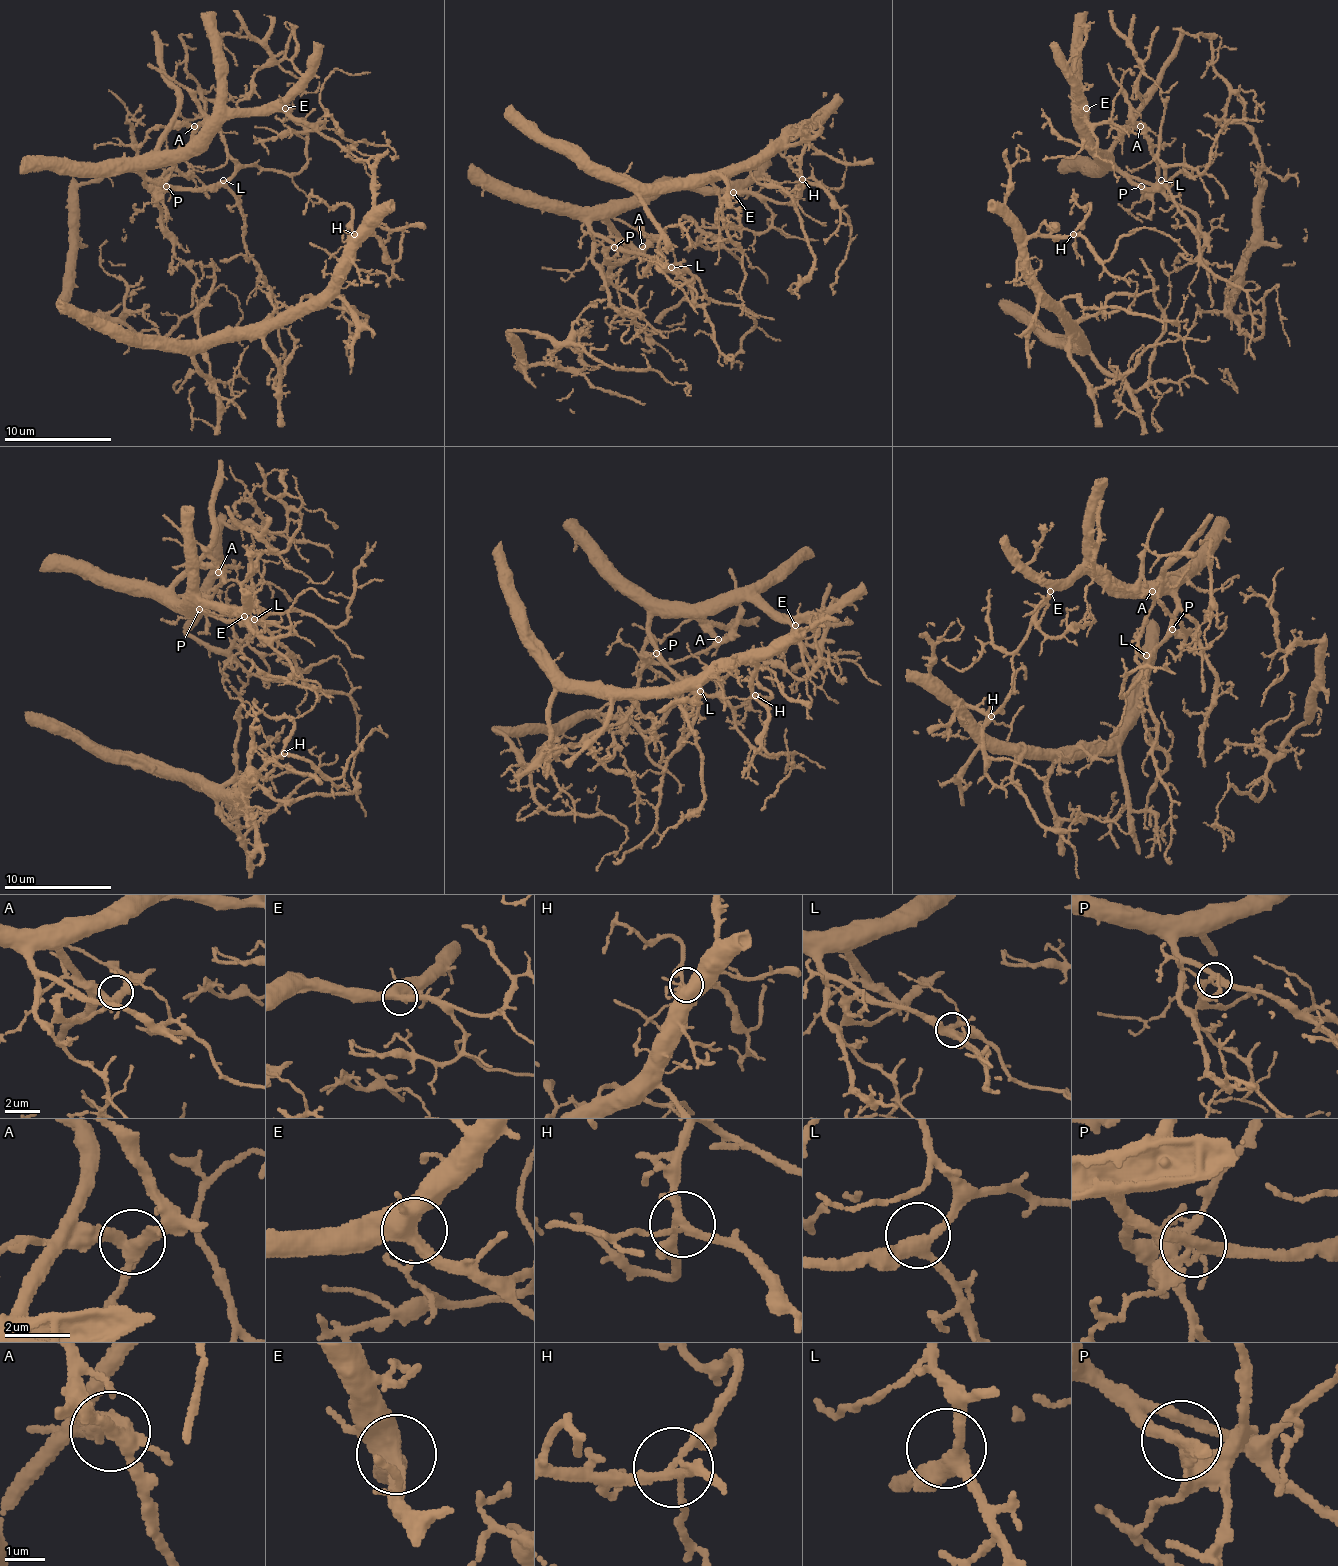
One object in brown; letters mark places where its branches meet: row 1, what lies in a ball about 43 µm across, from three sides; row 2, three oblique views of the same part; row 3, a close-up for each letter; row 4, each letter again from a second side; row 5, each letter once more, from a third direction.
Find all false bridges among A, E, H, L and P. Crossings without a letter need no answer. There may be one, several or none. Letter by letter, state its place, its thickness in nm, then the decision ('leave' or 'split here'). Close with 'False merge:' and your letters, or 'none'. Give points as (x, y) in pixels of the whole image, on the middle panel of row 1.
A: (642, 246) | 360 nm | leave
E: (733, 192) | 440 nm | leave
H: (802, 179) | 240 nm | leave
L: (671, 267) | 340 nm | leave
P: (614, 247) | 280 nm | split here
False merge: P

